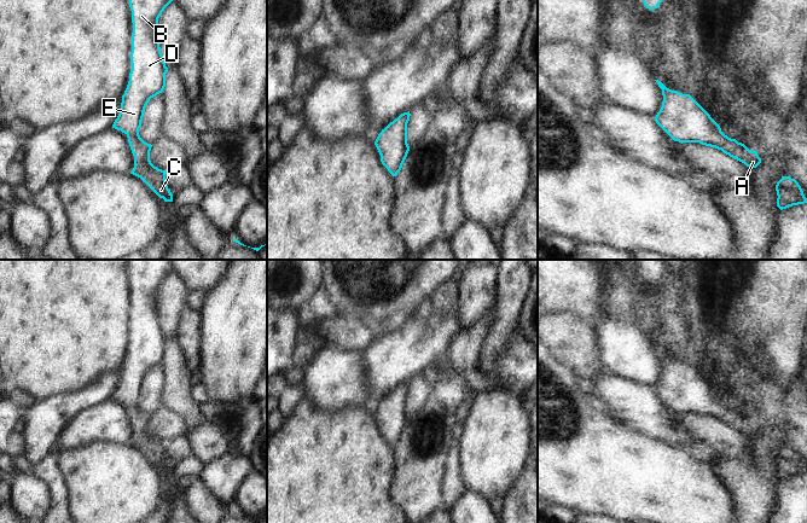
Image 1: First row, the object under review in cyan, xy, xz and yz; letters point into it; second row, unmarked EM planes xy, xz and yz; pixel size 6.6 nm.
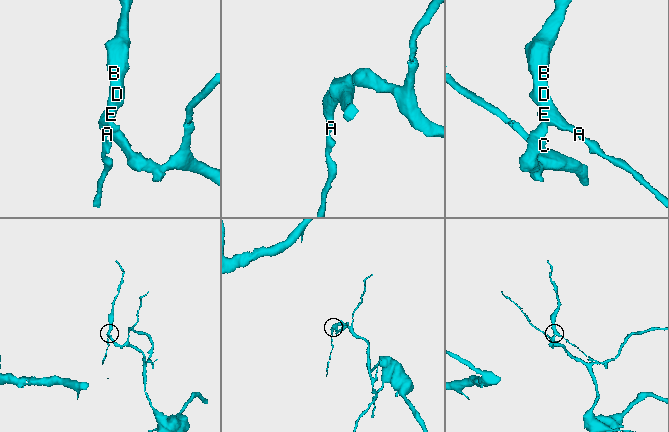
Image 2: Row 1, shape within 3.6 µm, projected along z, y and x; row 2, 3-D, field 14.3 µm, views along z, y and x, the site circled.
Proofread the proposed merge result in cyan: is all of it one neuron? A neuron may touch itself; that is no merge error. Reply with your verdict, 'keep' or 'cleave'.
keep

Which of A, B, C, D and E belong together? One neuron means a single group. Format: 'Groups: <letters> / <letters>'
Groups: A B C D E.

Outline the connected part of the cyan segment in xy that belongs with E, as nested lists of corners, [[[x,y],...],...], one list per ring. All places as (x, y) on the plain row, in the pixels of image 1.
[[[129,260],[132,281],[132,322],[129,351],[122,366],[121,382],[112,399],[128,408],[134,426],[130,444],[140,448],[164,472],[173,472],[173,465],[166,455],[166,441],[150,431],[152,416],[139,406],[144,382],[151,368],[166,358],[166,337],[158,313],[158,289],[175,269],[173,260]]]

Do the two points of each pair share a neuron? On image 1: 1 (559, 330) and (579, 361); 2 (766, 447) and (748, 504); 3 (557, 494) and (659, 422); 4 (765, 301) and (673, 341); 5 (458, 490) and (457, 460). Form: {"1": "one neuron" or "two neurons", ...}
{"1": "one neuron", "2": "one neuron", "3": "two neurons", "4": "two neurons", "5": "one neuron"}

